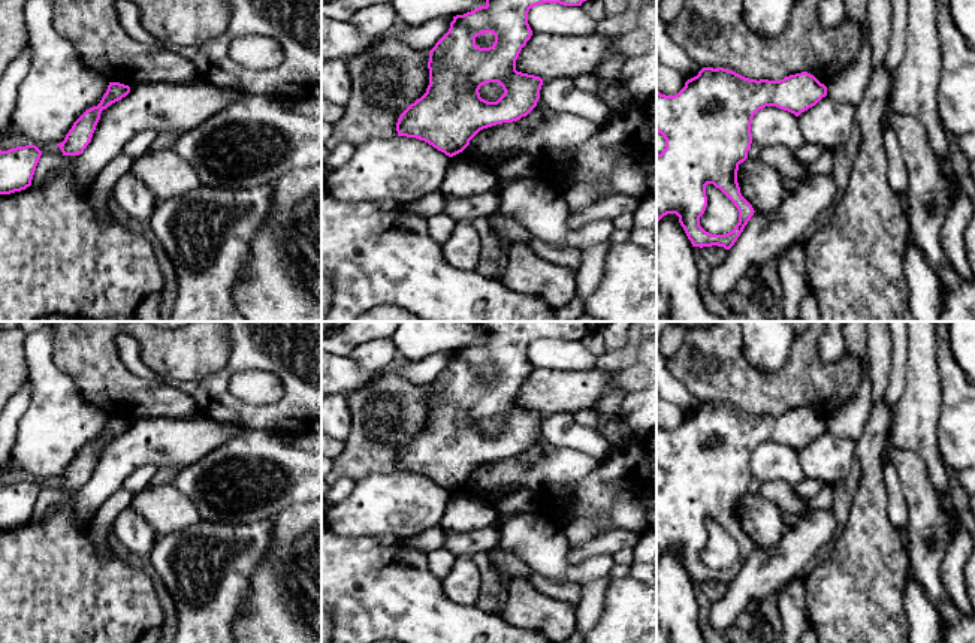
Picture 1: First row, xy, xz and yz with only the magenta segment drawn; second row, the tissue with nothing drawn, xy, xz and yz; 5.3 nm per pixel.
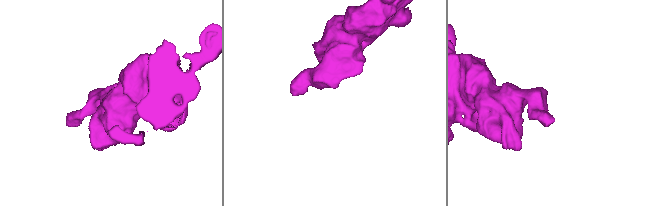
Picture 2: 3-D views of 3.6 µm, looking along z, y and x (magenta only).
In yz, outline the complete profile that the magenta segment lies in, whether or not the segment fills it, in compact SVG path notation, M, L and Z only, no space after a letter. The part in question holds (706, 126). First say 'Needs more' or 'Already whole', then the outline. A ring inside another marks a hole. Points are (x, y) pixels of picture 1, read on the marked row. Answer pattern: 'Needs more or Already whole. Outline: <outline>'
Already whole. Outline: M703 67L674 96L656 91L656 132L665 139L664 151L656 154L656 223L667 214L676 214L692 247L730 250L755 212L737 182L739 164L748 159L752 144L754 115L766 106L776 106L799 117L825 96L827 87L808 72L779 81L757 81L724 67ZM707 184L719 188L739 211L739 223L725 235L712 235L700 226L707 206Z

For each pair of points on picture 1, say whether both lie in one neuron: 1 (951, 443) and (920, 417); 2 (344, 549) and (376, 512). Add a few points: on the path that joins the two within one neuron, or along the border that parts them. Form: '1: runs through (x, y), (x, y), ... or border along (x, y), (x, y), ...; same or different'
1: border along (939, 395), (936, 443), (944, 464); different
2: border along (337, 534), (374, 537); different

